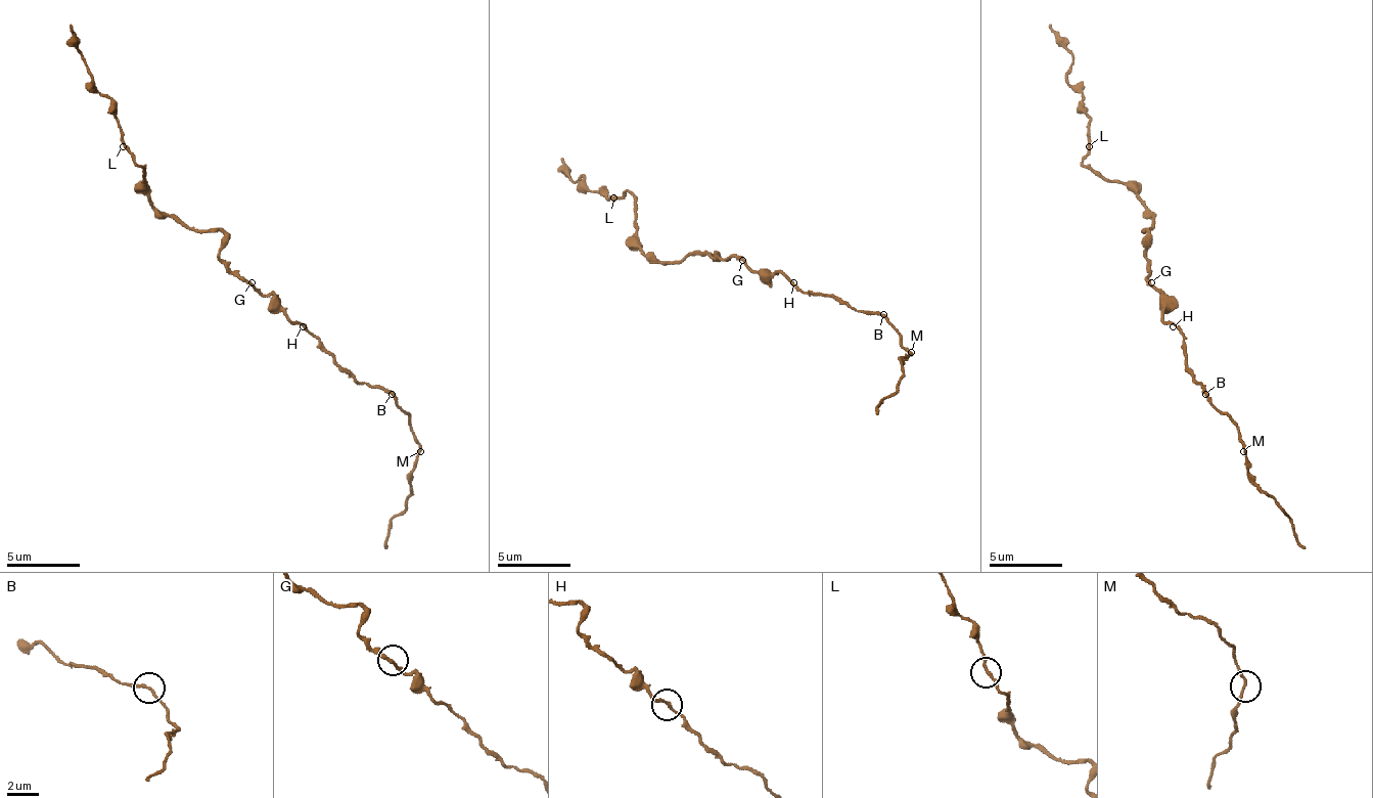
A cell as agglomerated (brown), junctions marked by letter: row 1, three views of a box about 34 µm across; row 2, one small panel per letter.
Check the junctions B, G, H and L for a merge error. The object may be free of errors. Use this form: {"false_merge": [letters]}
{"false_merge": []}

